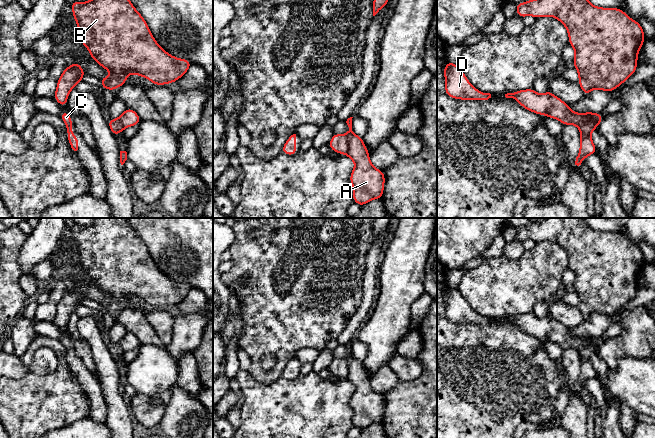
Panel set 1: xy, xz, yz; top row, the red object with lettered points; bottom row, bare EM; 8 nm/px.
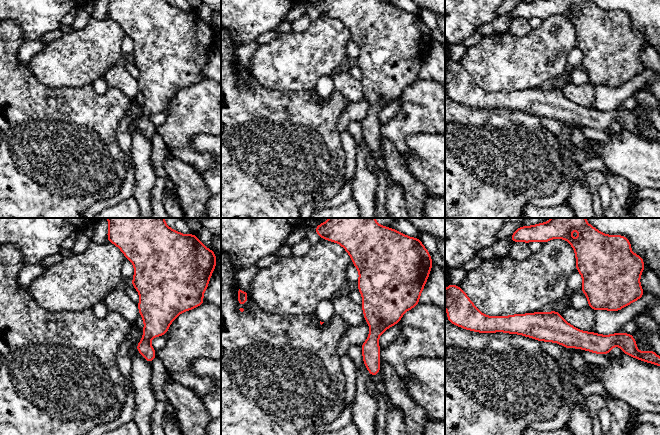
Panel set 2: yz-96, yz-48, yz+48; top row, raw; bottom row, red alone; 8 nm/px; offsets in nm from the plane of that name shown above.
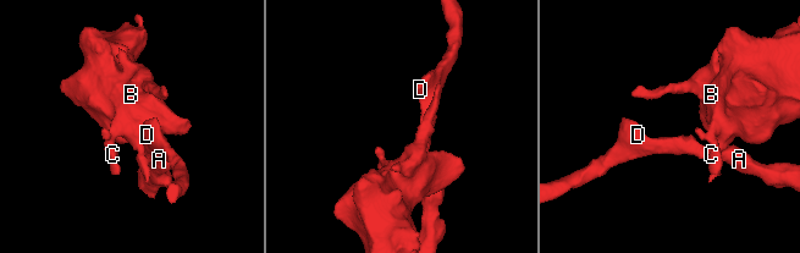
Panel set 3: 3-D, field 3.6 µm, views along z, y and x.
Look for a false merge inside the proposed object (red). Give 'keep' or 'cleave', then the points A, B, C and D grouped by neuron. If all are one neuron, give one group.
cleave; A D / B C

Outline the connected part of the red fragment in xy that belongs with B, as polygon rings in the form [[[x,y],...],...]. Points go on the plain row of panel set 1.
[[[96,218],[88,226],[74,225],[70,229],[81,267],[87,271],[91,283],[112,297],[109,301],[100,302],[103,313],[113,315],[126,308],[129,298],[145,301],[154,309],[167,309],[181,302],[192,288],[187,283],[168,278],[160,271],[127,218]]]

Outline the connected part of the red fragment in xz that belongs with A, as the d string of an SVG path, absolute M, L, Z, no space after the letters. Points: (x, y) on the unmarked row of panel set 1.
M352 342L347 343L349 351L346 360L348 362L348 375L346 379L355 387L350 399L350 407L353 410L353 426L361 431L373 423L381 423L384 414L384 396L376 393L369 383L369 376L362 361L352 355Z

